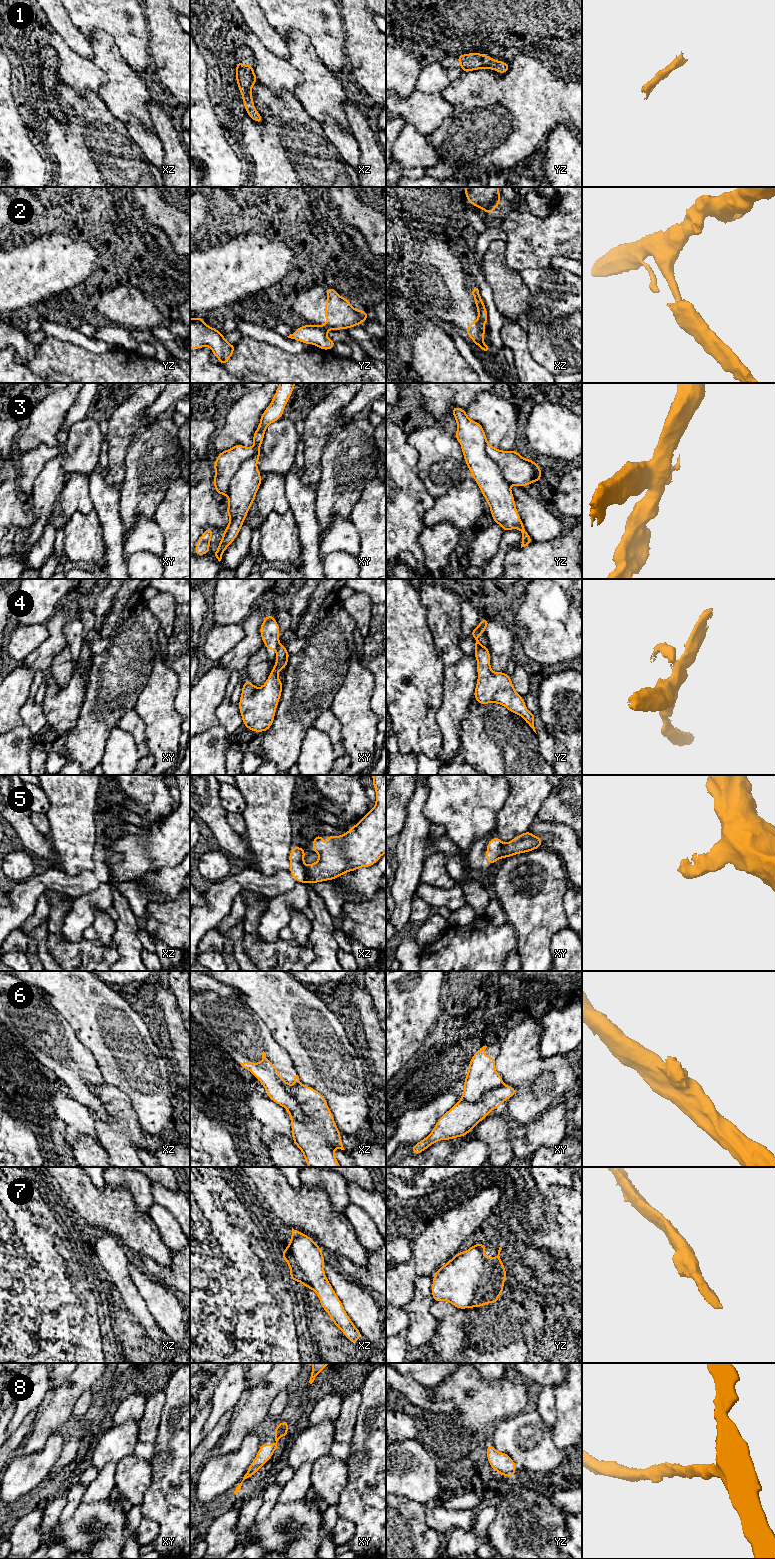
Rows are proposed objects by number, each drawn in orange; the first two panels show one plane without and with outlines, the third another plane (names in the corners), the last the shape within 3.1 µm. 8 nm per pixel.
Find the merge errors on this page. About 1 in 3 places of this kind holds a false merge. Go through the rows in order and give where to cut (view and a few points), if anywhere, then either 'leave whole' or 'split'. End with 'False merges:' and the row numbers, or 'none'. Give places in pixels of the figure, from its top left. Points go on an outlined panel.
1: no cut | leave whole
2: xz (478, 314), (482, 324) | split
3: xy (254, 447), (254, 453), (240, 465), (231, 480), (226, 494) | split
4: yz (481, 645), (475, 649) | split
5: no cut | leave whole
6: xz (287, 1084), (286, 1088), (295, 1098), (305, 1116), (304, 1122) | split
7: no cut | leave whole
8: no cut | leave whole
False merges: 2, 3, 4, 6

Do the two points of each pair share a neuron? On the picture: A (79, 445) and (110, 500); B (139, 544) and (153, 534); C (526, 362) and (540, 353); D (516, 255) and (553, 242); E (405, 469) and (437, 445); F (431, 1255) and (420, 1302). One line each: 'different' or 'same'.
A: different
B: same
C: different
D: same
E: different
F: different

